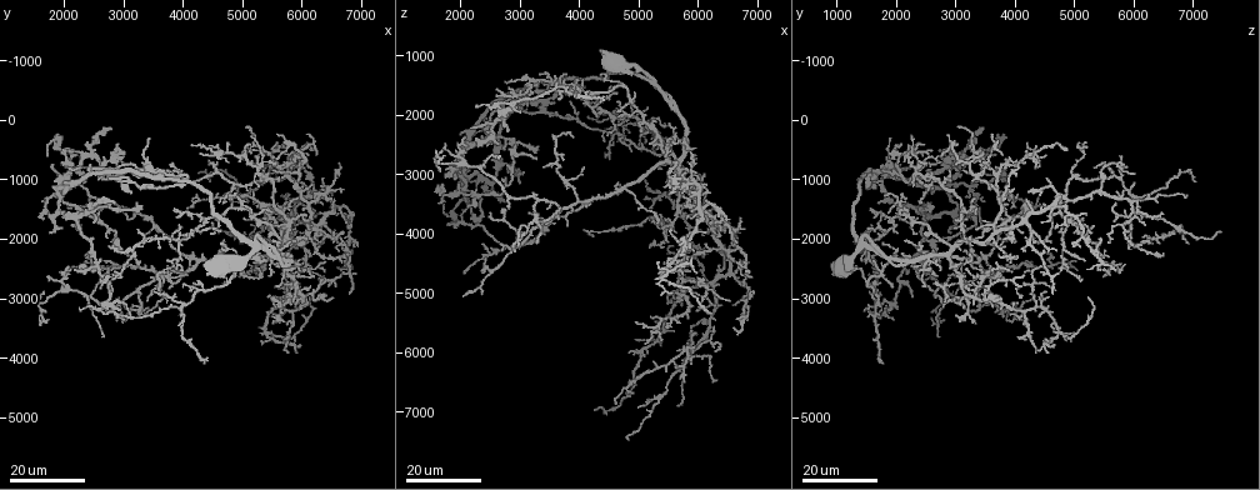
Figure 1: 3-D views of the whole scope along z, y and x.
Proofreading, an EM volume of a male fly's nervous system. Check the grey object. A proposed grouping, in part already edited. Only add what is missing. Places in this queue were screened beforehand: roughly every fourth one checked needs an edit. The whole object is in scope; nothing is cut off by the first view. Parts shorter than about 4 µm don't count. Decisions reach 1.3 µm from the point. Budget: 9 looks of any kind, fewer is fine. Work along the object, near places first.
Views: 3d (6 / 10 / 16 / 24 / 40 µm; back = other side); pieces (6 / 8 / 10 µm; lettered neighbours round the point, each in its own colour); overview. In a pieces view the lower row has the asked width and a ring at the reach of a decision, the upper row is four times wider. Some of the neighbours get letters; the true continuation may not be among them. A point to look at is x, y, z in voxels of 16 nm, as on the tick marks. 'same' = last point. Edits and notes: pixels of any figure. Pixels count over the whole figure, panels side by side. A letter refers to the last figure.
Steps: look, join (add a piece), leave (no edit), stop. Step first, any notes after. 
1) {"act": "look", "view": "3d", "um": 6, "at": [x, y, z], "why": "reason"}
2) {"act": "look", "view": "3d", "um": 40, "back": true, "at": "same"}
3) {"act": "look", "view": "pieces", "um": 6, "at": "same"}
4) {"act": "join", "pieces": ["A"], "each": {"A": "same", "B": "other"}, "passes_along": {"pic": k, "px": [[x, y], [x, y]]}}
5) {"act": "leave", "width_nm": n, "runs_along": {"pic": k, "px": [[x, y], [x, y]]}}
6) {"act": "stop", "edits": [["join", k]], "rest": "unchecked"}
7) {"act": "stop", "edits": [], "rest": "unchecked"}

{"act": "look", "view": "3d", "um": 24, "at": [2750, 100, 3400], "why": "branch stops here"}

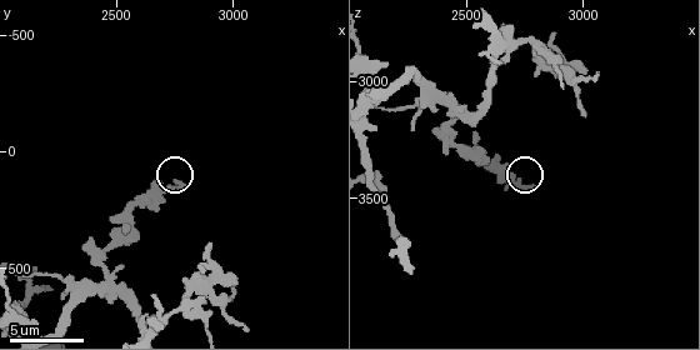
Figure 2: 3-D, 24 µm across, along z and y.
{"act": "look", "view": "pieces", "um": 8, "at": [2780, 150, 3450]}

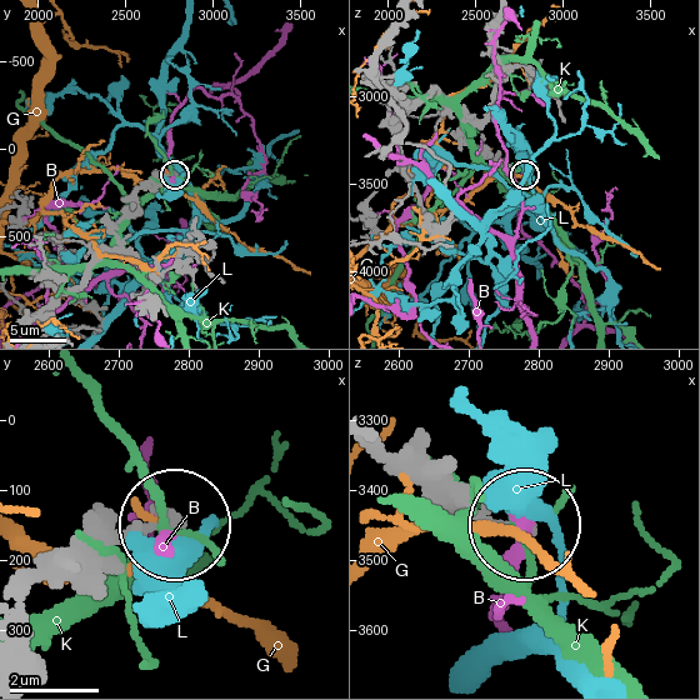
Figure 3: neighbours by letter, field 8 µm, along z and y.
{"act": "leave", "each": {"B": "other", "G": "other", "K": "other", "L": "other"}, "found": "none of them fits"}

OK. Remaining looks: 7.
{"act": "look", "view": "3d", "um": 16, "at": [2450, 750, 2100], "why": "branch stops here"}

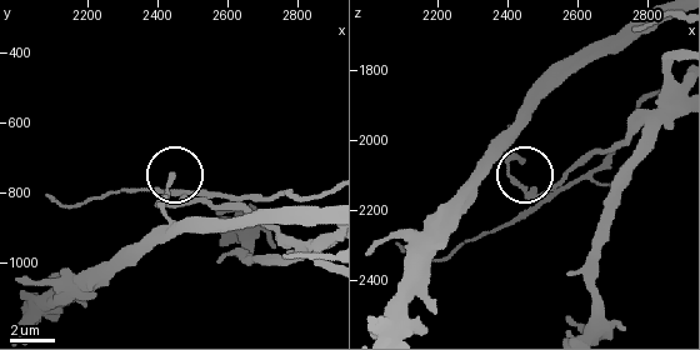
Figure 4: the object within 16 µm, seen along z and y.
{"act": "look", "view": "pieces", "um": 6, "at": [2430, 750, 2050], "why": "see the neighbours"}

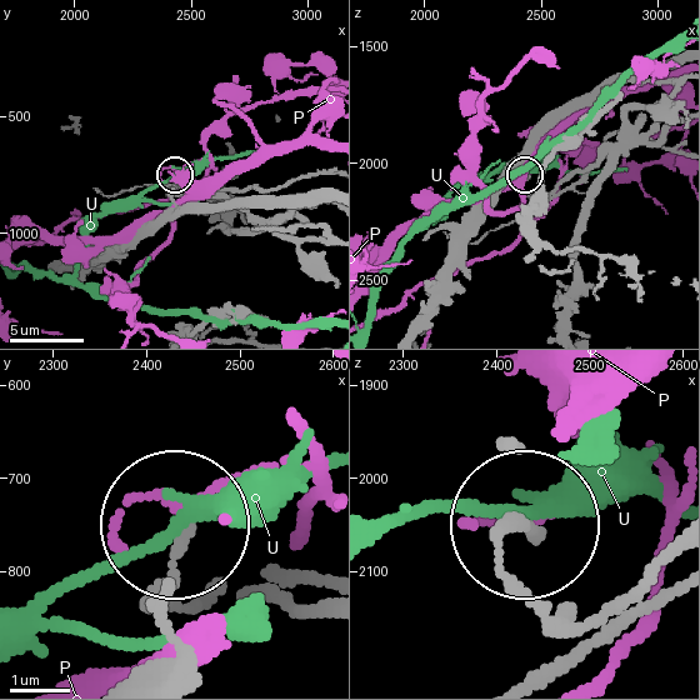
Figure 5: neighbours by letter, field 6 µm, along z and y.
{"act": "leave", "width_nm": 190, "each": {"P": "other", "U": "other"}, "found": "none of them fits"}

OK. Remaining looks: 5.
{"act": "look", "view": "3d", "um": 24, "at": [2150, 1750, 3500], "why": "free end"}

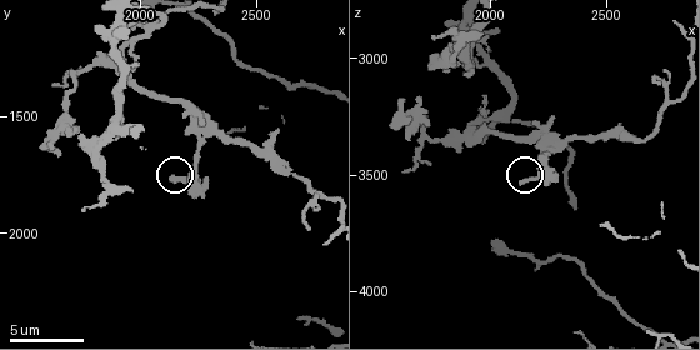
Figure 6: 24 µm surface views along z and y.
{"act": "look", "view": "pieces", "um": 10, "at": [2150, 1760, 3530]}

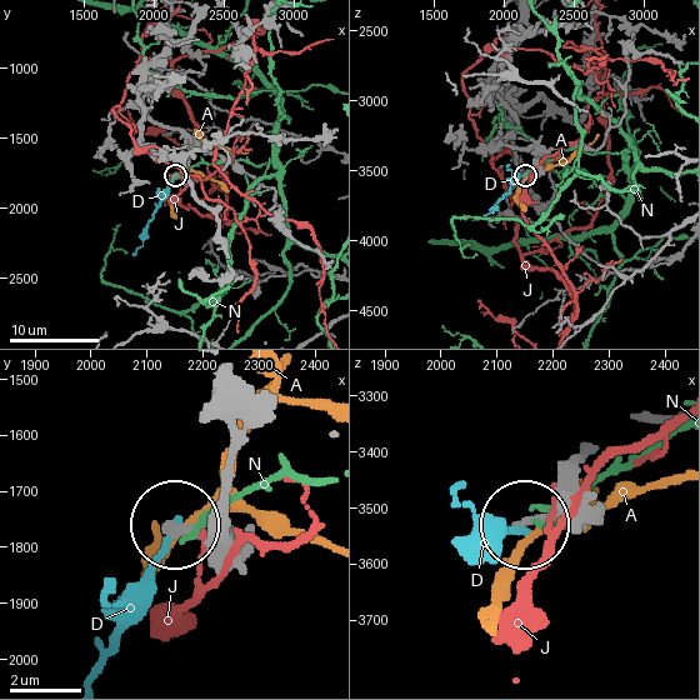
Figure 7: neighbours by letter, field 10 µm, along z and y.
{"act": "leave", "each": {"A": "other", "D": "other", "J": "other", "N": "other"}, "found": "none of them fits"}

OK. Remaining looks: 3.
{"act": "look", "view": "3d", "um": 24, "at": [2050, 1500, 4650], "why": "an open end"}

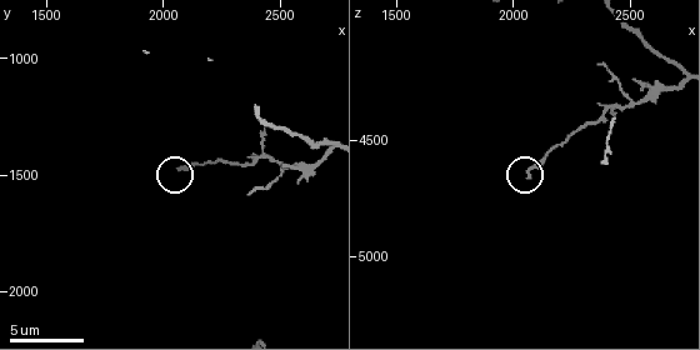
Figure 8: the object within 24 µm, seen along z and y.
{"act": "look", "view": "pieces", "um": 6, "at": [2060, 1460, 4660], "why": "what lies round it"}

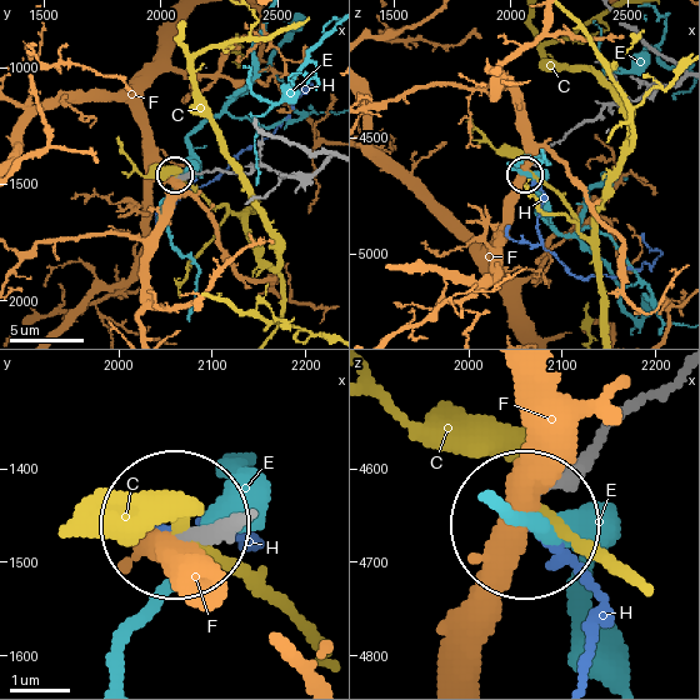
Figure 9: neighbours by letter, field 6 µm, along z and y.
{"act": "join", "pieces": ["H"], "each": {"C": "other", "E": "other", "F": "other", "H": "same"}, "found": "the neuron continues"}

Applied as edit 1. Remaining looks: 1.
{"act": "stop", "edits": [["join", 9]], "rest": "unchecked"}

